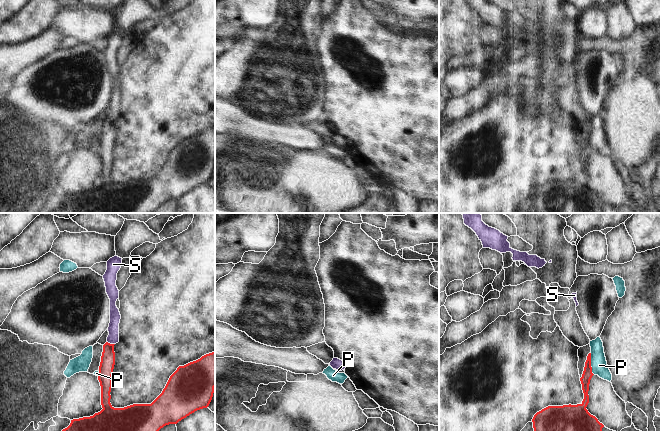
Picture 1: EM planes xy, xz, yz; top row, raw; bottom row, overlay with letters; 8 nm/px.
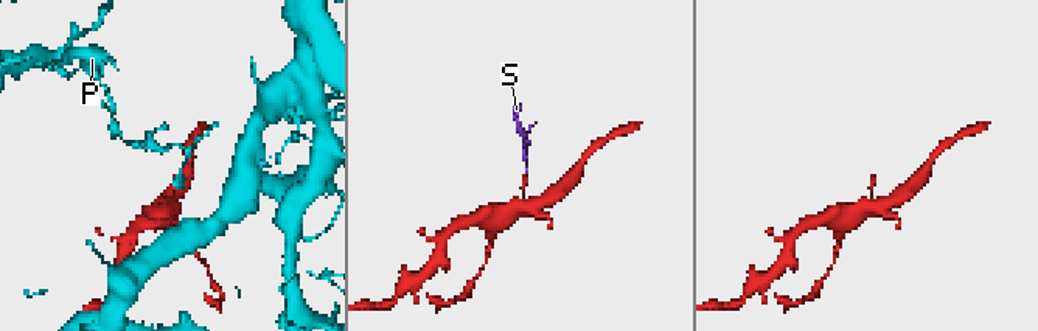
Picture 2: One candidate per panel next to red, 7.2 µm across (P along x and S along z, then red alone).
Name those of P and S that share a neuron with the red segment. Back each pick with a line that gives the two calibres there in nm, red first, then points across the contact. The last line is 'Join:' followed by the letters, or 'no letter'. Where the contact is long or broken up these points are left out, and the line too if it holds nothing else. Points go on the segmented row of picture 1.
S: 120 nm thick on the red side, 90 nm on the other
Join: S

